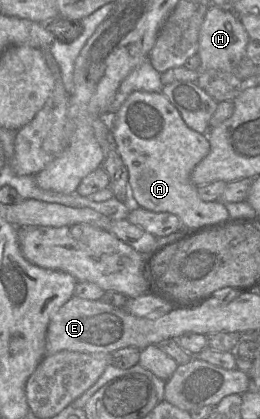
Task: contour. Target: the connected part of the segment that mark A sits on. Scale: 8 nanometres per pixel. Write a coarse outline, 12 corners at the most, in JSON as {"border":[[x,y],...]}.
{"border":[[132,92],[110,132],[140,208],[183,228],[233,221],[190,178],[210,152],[162,92]]}

